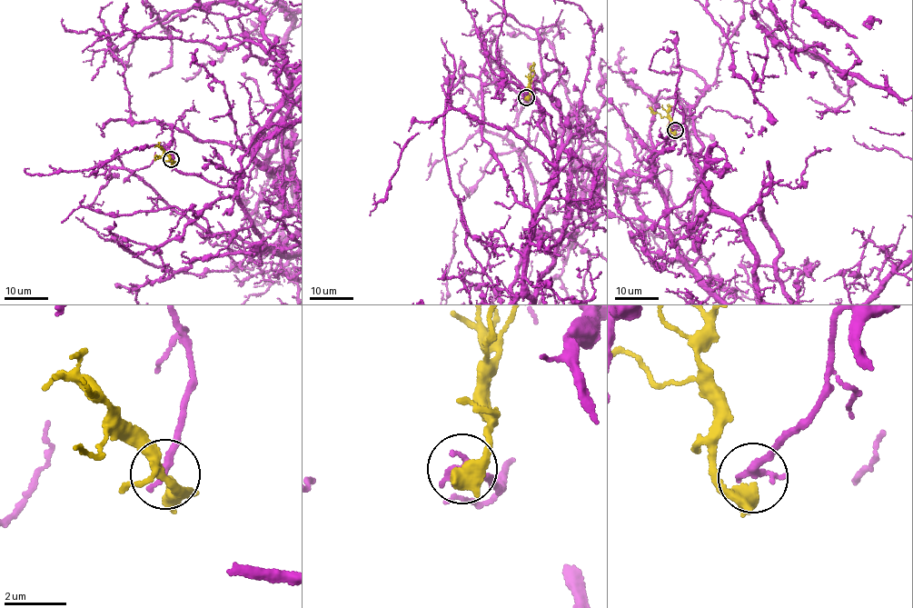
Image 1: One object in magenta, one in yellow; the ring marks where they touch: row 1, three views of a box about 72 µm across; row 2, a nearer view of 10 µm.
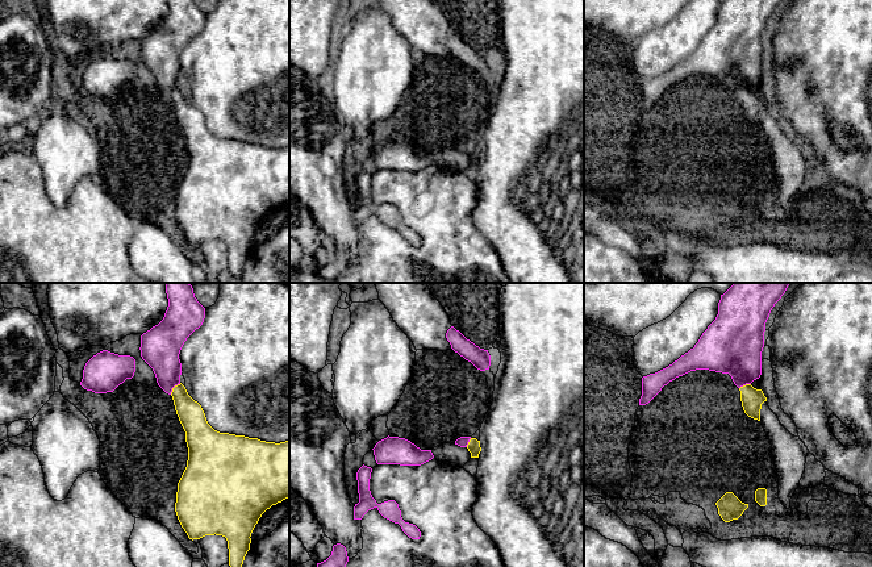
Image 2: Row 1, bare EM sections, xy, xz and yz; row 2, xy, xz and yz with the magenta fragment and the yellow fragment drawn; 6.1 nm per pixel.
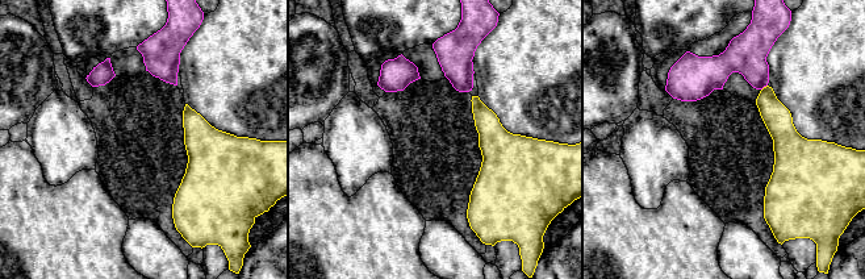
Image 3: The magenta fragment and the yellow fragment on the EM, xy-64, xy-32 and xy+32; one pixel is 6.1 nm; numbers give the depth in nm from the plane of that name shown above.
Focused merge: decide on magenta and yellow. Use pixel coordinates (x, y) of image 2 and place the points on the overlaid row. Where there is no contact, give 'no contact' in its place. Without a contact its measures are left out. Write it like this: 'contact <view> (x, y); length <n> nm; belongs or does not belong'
contact xy (174, 386); length 100 nm; does not belong

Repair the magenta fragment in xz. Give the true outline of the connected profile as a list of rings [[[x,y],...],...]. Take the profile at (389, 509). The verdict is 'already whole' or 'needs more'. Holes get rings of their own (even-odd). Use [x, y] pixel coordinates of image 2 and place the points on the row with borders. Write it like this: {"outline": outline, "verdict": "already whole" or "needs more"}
{"outline": [[[364,464],[356,472],[359,503],[354,506],[354,520],[362,520],[368,510],[376,508],[384,518],[399,524],[409,538],[420,539],[420,529],[416,525],[405,522],[402,520],[401,510],[395,500],[388,500],[377,504],[372,497],[370,491],[371,472],[372,468]]], "verdict": "already whole"}

